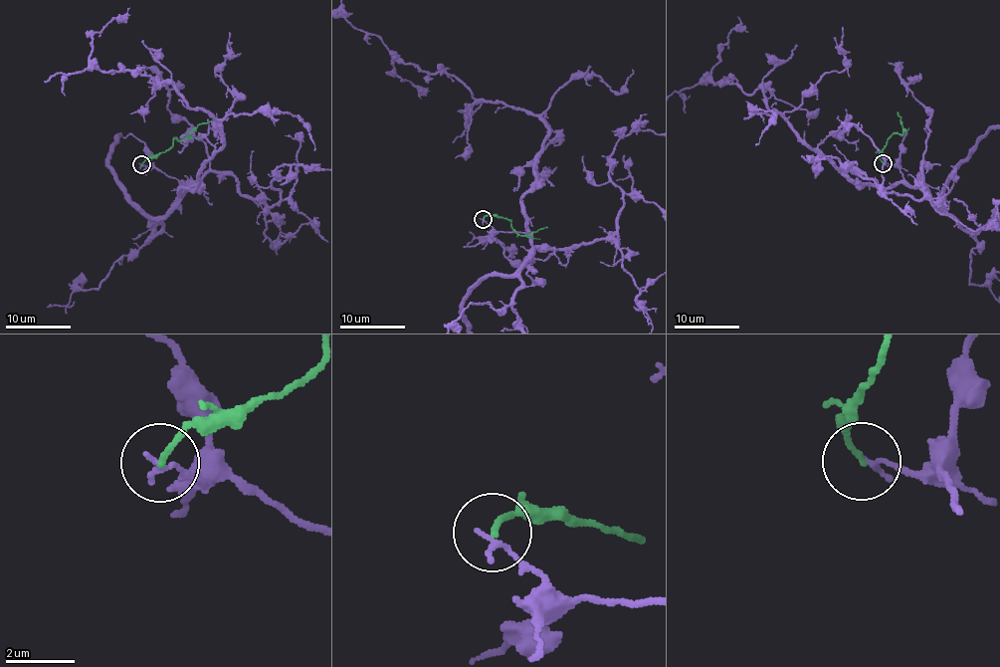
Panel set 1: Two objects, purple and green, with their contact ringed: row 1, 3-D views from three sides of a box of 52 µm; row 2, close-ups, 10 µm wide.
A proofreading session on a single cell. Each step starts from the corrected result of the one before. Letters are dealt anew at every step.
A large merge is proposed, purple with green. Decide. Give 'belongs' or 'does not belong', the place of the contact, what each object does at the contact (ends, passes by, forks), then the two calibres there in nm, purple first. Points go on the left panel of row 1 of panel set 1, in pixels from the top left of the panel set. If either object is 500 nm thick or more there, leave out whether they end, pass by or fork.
does not belong; at (141, 164); purple ends there; green ends there; 180 nm thick on the purple side, 160 nm on the other

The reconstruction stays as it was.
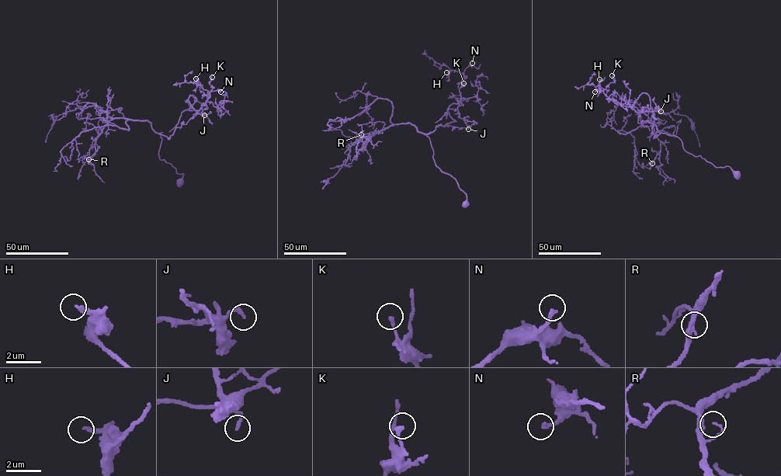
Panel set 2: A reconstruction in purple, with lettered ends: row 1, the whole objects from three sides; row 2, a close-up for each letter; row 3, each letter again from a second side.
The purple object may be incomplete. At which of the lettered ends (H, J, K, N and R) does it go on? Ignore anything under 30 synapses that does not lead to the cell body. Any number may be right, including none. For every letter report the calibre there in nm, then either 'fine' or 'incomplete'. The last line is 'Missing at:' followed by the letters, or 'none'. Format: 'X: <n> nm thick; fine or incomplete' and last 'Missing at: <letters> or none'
H: 240 nm thick; fine
J: 180 nm thick; fine
K: 220 nm thick; fine
N: 240 nm thick; incomplete
R: 100 nm thick; fine
Missing at: N

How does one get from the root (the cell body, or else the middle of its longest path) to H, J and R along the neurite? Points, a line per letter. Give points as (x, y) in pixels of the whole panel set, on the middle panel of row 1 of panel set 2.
H: (466, 204), (456, 181), (435, 163), (427, 135), (455, 120), (448, 108), (461, 99), (463, 75), (446, 72)
J: (466, 204), (456, 181), (435, 163), (427, 135), (455, 121), (447, 109), (452, 103), (459, 105), (468, 129)
R: (466, 204), (456, 181), (435, 163), (429, 138), (411, 123), (390, 125), (366, 143), (361, 134)

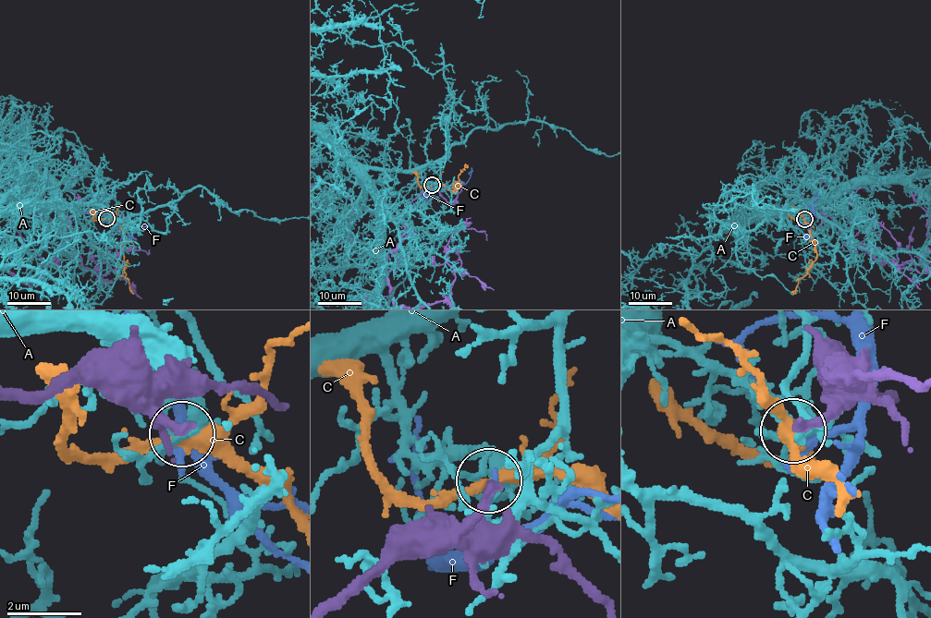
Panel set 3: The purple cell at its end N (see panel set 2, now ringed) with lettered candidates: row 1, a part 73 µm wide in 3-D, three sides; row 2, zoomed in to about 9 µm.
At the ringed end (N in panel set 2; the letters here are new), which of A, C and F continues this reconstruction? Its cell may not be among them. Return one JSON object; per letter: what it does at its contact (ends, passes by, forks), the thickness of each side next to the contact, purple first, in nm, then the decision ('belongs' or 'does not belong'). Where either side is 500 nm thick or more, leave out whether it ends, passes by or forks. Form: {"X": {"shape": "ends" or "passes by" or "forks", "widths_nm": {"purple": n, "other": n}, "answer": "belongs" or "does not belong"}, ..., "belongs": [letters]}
{"A": {"shape": "forks", "widths_nm": {"purple": 400, "other": 160}, "answer": "does not belong"}, "C": {"shape": "passes by", "widths_nm": {"purple": 260, "other": 320}, "answer": "does not belong"}, "F": {"shape": "passes by", "widths_nm": {"purple": 320, "other": 220}, "answer": "does not belong"}, "belongs": []}

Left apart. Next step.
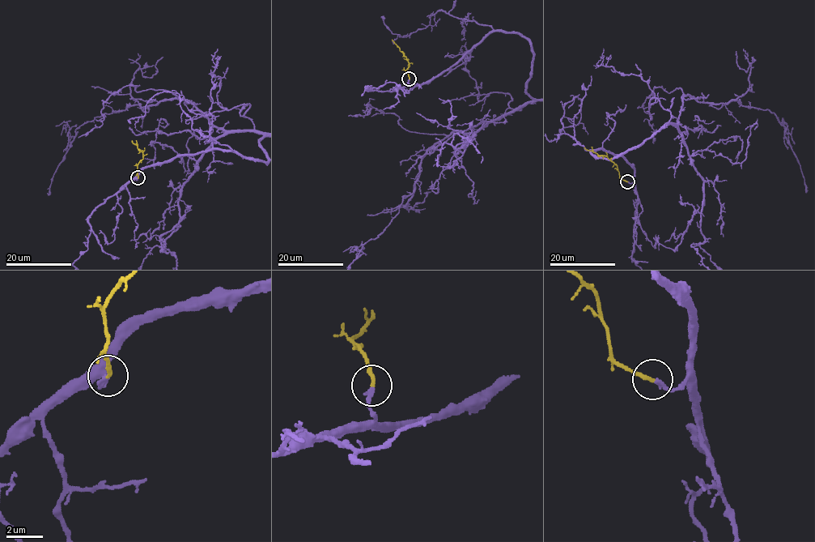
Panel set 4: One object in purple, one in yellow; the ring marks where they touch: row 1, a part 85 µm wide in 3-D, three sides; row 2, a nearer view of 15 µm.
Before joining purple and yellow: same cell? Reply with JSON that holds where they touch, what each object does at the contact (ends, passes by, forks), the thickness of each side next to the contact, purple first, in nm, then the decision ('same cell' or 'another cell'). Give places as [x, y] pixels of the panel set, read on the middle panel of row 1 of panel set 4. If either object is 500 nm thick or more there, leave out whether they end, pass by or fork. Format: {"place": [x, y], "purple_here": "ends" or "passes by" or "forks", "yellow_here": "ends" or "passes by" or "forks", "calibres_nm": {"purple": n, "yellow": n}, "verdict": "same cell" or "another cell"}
{"place": [409, 78], "purple_here": "ends", "yellow_here": "ends", "calibres_nm": {"purple": 240, "yellow": 240}, "verdict": "same cell"}

